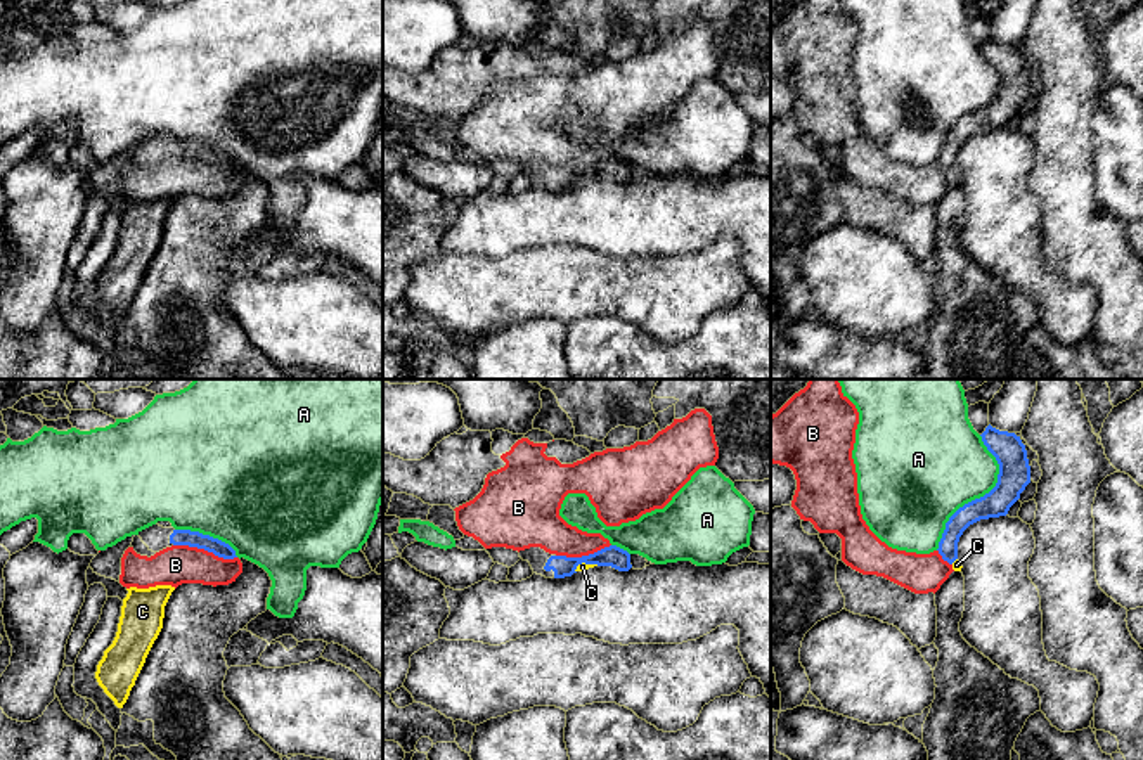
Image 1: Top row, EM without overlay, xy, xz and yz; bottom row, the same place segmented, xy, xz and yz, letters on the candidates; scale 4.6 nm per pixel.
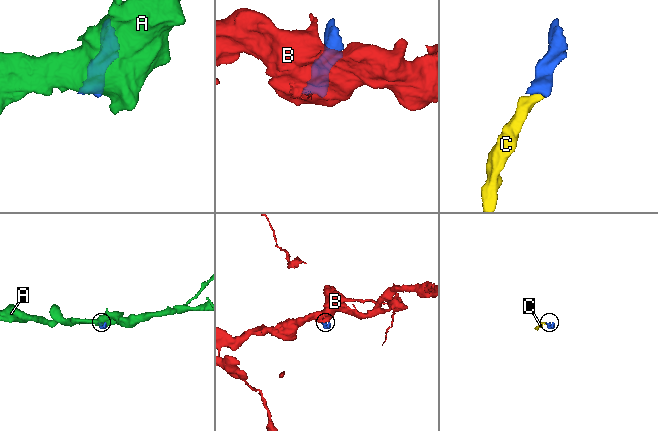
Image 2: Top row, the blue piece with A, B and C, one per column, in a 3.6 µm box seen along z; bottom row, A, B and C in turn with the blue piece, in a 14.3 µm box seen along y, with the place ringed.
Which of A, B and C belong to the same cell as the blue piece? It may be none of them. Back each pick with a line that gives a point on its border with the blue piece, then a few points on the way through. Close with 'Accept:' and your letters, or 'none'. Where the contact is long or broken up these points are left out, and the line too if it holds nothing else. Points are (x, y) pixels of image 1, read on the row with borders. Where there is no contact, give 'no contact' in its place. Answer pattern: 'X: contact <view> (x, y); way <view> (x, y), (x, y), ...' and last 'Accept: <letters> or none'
C: contact xz (586, 563); way xz (613, 556), (586, 563), (582, 566)
Accept: C

